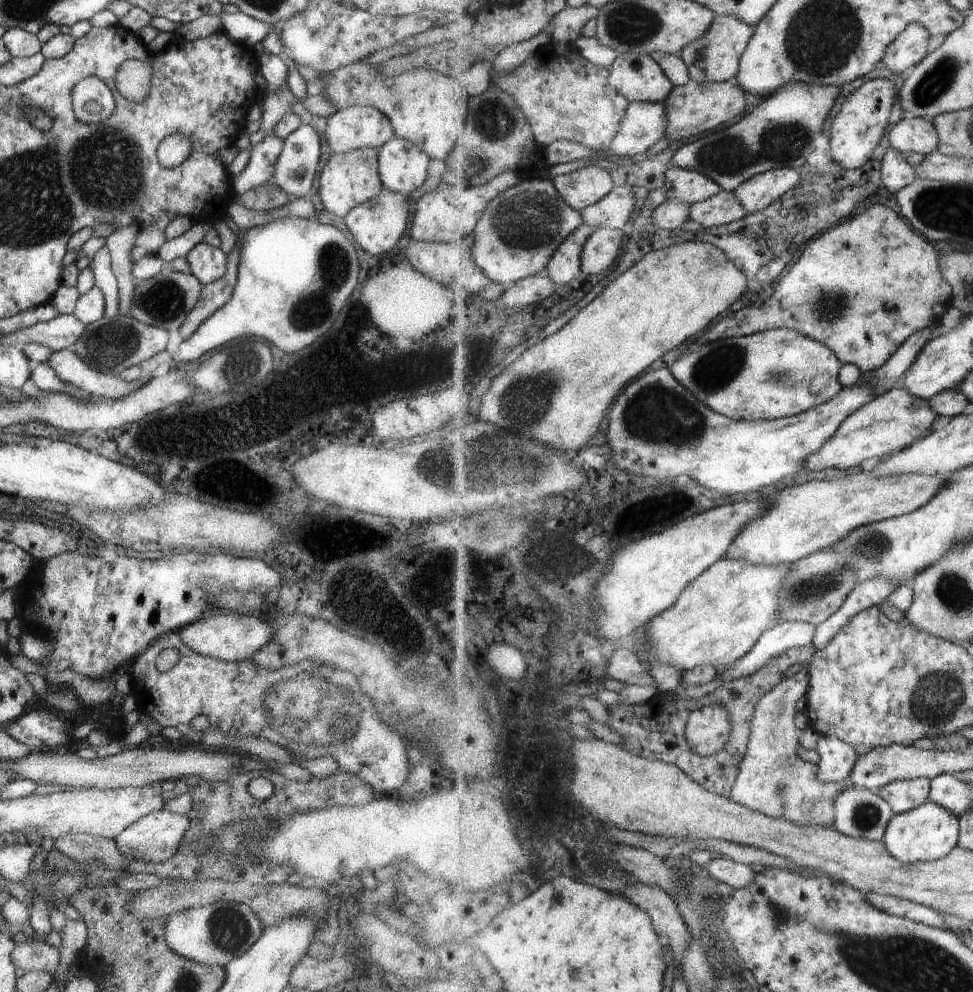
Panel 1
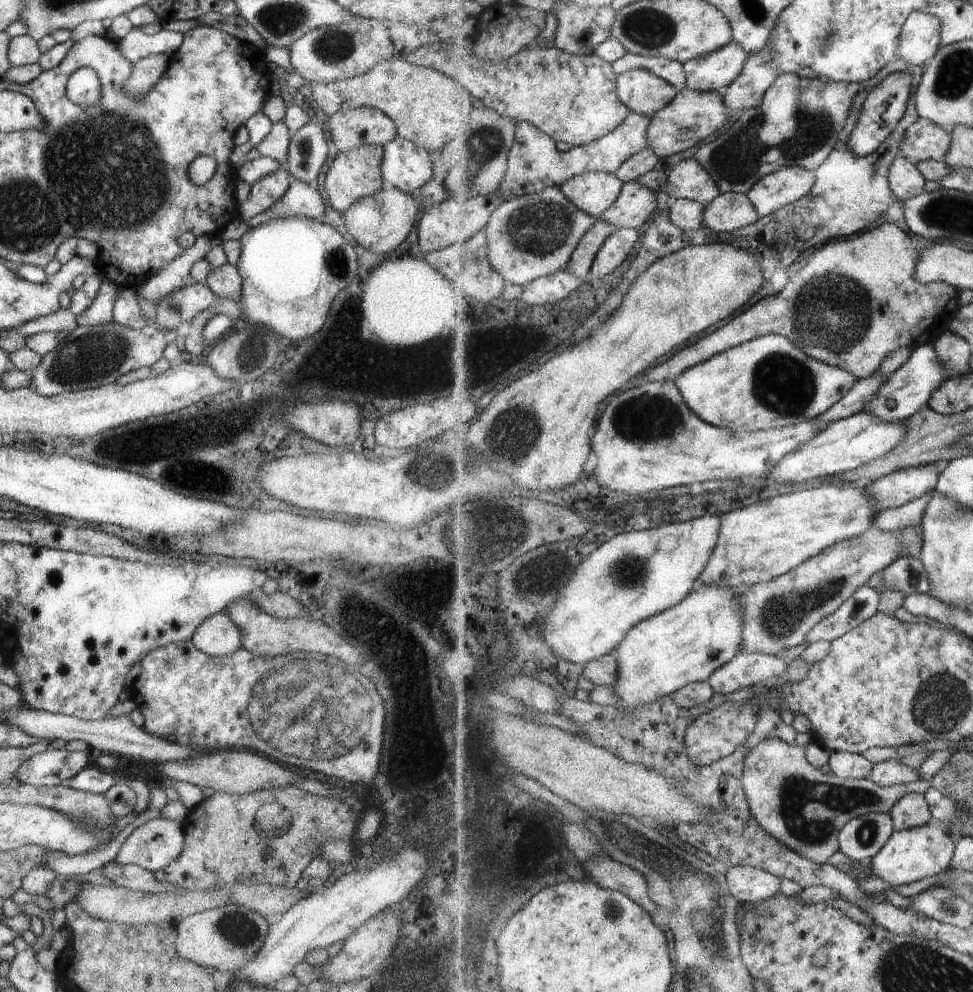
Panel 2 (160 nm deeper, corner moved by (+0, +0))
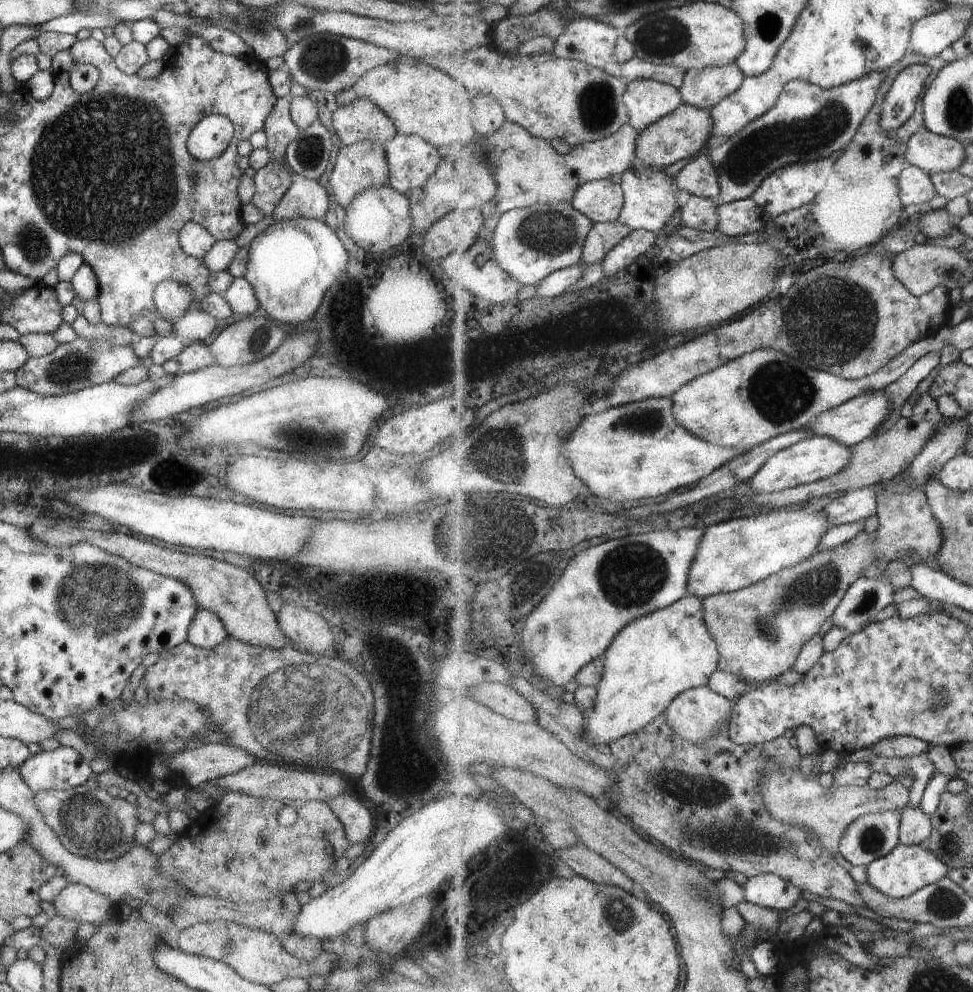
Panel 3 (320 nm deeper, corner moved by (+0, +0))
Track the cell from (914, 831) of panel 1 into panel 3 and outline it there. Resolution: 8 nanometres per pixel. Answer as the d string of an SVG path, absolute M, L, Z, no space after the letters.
M899 844L891 854L872 862L866 868L867 882L885 896L894 899L912 897L917 891L939 882L947 877L949 873L948 864L937 858L930 849L924 849L922 845Z

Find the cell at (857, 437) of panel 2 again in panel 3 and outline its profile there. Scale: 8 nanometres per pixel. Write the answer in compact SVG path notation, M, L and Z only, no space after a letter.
M809 437L797 441L793 446L784 448L770 456L765 466L751 478L747 485L758 493L774 493L793 487L811 484L829 478L845 467L852 459L852 448L847 448L831 437Z

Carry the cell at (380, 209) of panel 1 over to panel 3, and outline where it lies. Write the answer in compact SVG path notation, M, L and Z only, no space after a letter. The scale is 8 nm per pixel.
M388 184L370 186L358 192L346 204L342 221L344 233L365 252L383 252L397 246L412 230L407 195L393 190Z

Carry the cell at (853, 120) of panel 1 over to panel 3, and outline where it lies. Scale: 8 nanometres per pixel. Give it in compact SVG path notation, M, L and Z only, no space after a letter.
M913 65L907 67L893 83L886 96L882 127L888 134L895 134L895 130L914 115L915 108L923 92L927 92L927 78L931 76L928 65Z

